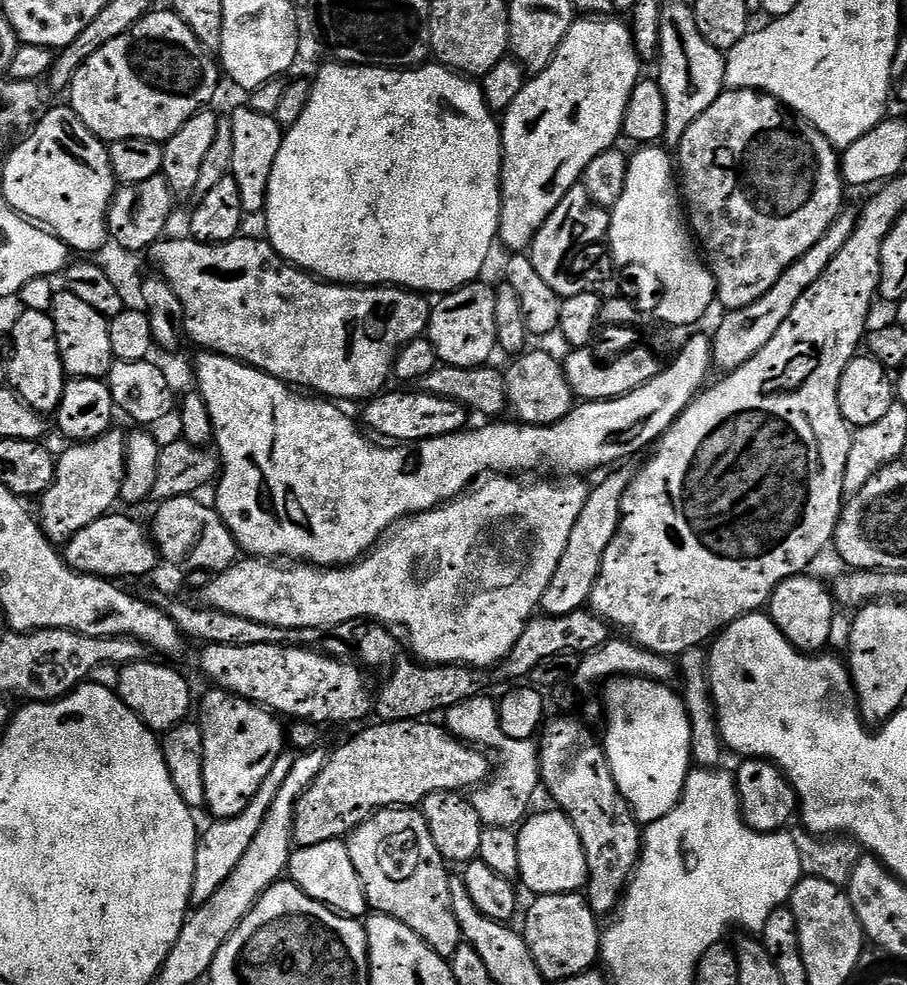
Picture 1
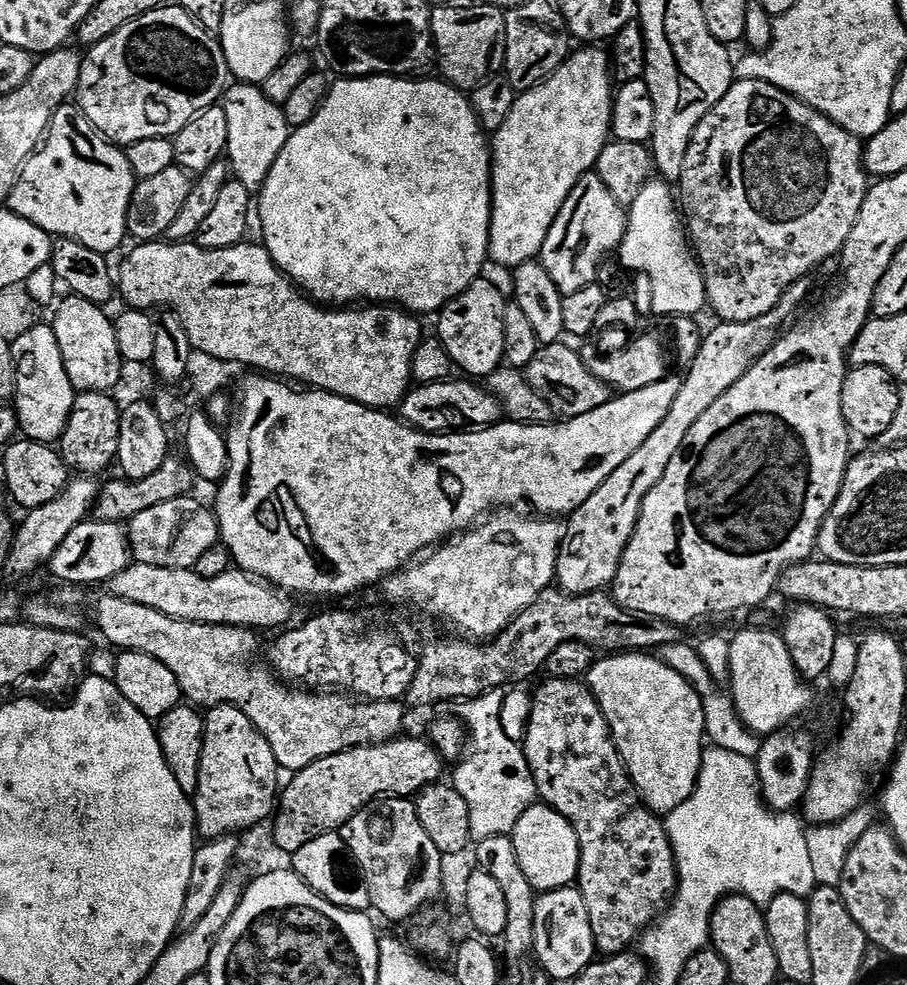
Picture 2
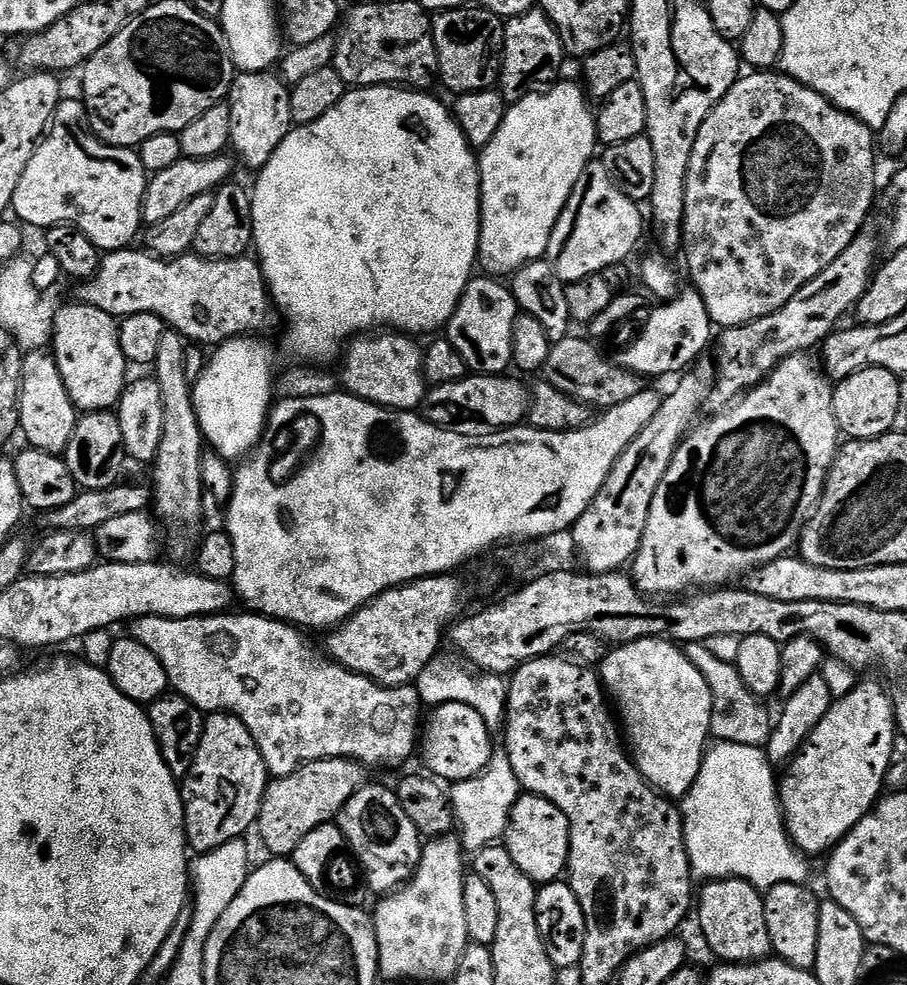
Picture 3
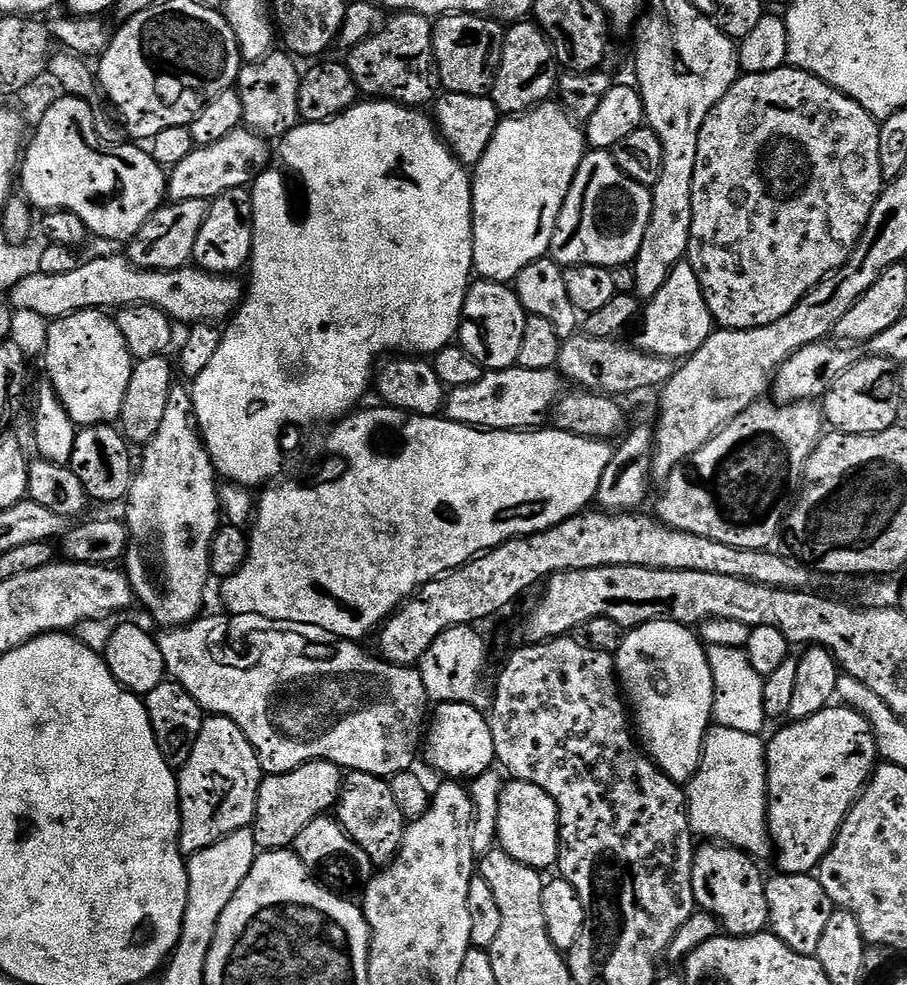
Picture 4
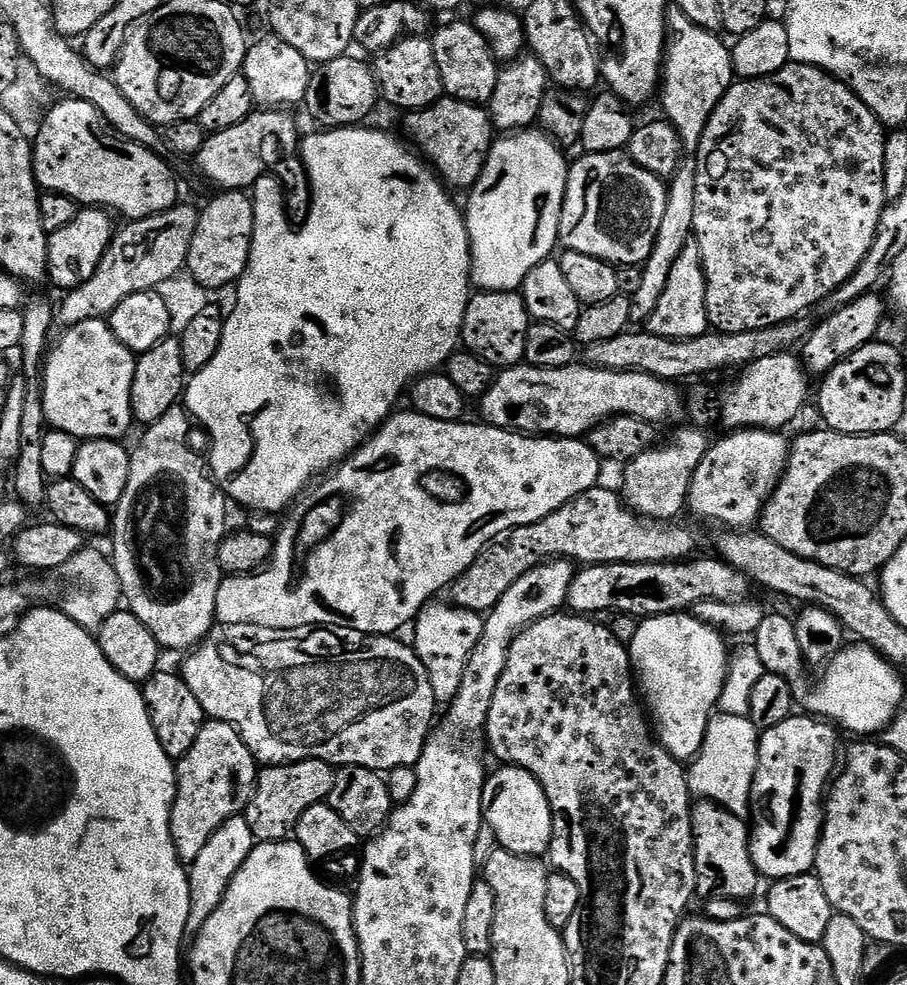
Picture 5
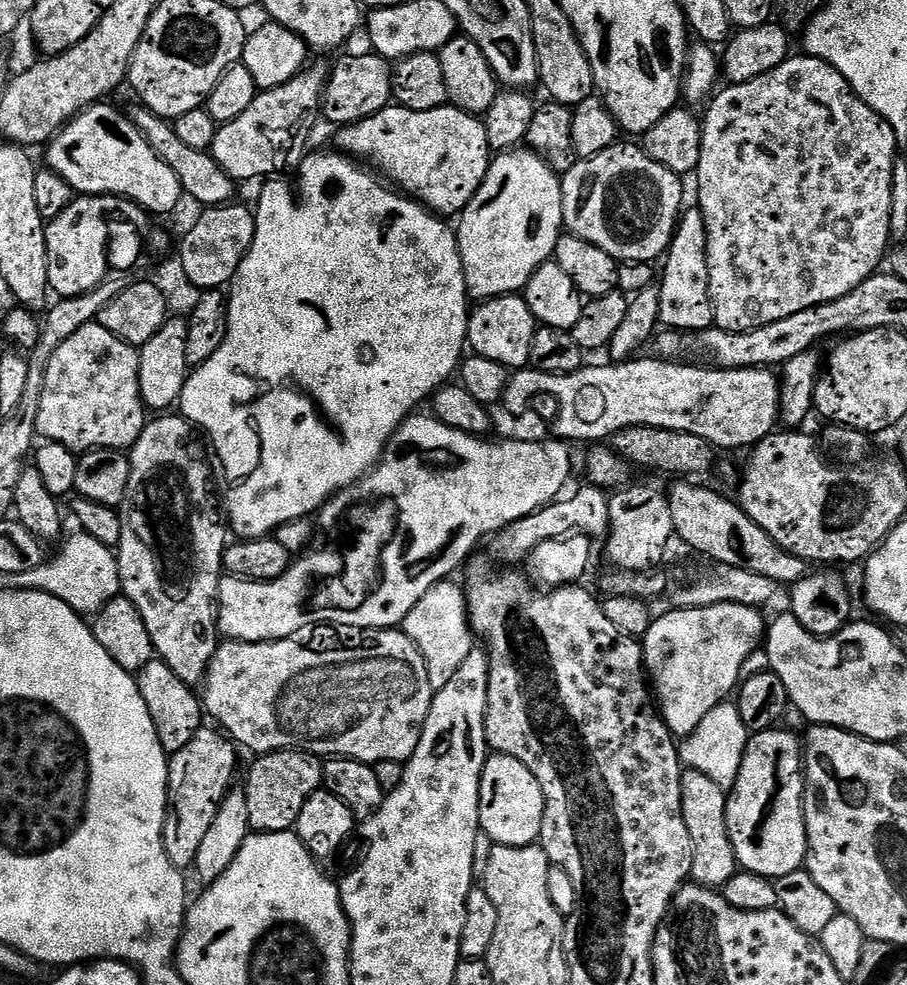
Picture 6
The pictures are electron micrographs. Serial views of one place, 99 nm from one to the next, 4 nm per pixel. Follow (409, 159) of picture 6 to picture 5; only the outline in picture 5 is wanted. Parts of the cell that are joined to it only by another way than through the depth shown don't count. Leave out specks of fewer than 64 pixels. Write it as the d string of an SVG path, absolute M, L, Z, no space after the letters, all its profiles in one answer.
M445 98L419 112L407 113L406 119L407 139L415 145L419 155L431 165L449 189L470 190L476 185L494 143L492 119L481 105Z

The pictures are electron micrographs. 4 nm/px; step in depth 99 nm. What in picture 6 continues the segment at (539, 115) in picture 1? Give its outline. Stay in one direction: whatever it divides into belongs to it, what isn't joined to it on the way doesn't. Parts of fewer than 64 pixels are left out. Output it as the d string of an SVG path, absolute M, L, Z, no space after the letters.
M531 150L501 152L489 163L486 178L482 182L482 186L478 186L478 194L474 194L472 201L460 213L458 217L460 228L458 224L458 227L455 229L456 241L460 247L460 257L462 258L462 266L464 267L466 286L468 287L468 295L473 301L483 302L493 300L496 296L511 296L513 294L523 293L524 288L528 285L530 278L534 274L534 270L538 270L538 266L547 264L553 259L556 243L564 228L564 211L562 210L560 182L561 177L557 173L552 172L546 161Z

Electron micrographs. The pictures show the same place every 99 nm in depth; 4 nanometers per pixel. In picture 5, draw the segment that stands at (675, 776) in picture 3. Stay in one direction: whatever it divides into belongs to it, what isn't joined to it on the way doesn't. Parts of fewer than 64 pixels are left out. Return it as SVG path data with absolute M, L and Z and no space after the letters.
M671 612L639 621L630 645L632 671L638 674L643 703L655 727L660 727L660 745L675 760L695 760L708 721L717 711L730 659L730 648L724 645L723 638L712 625L702 623L692 614Z

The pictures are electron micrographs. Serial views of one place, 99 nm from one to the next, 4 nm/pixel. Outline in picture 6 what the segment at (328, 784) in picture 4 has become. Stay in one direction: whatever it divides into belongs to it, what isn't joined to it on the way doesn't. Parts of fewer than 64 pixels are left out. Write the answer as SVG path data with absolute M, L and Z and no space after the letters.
M289 750L266 752L255 757L248 768L248 781L243 788L248 793L246 810L250 810L249 829L252 832L290 832L295 829L302 806L324 782L324 760L312 752Z

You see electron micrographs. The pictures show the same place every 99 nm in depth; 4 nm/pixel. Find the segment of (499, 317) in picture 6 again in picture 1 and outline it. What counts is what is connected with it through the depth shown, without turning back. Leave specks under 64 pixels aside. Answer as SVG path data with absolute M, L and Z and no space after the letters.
M473 282L458 290L439 297L432 304L432 313L426 333L434 346L436 359L440 364L479 368L487 365L492 352L497 351L496 331L494 330L494 294L495 287L490 283Z

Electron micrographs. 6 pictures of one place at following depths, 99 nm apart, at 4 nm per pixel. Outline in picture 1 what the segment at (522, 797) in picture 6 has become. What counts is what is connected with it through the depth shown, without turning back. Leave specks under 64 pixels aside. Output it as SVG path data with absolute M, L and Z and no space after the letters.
M559 810L529 815L519 825L518 862L520 863L519 883L536 896L549 896L563 892L579 893L588 882L588 863L582 842L569 822L568 817Z

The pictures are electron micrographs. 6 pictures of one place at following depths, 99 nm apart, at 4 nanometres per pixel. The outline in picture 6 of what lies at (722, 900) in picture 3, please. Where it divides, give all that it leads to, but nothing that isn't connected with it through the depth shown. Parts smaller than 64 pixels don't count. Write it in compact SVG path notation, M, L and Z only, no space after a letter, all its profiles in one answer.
M685 771L682 778L682 818L686 822L686 830L690 830L690 842L694 846L691 879L713 890L723 889L724 884L730 882L738 871L734 846L730 842L730 830L726 826L727 805L726 789L710 782L706 774Z

